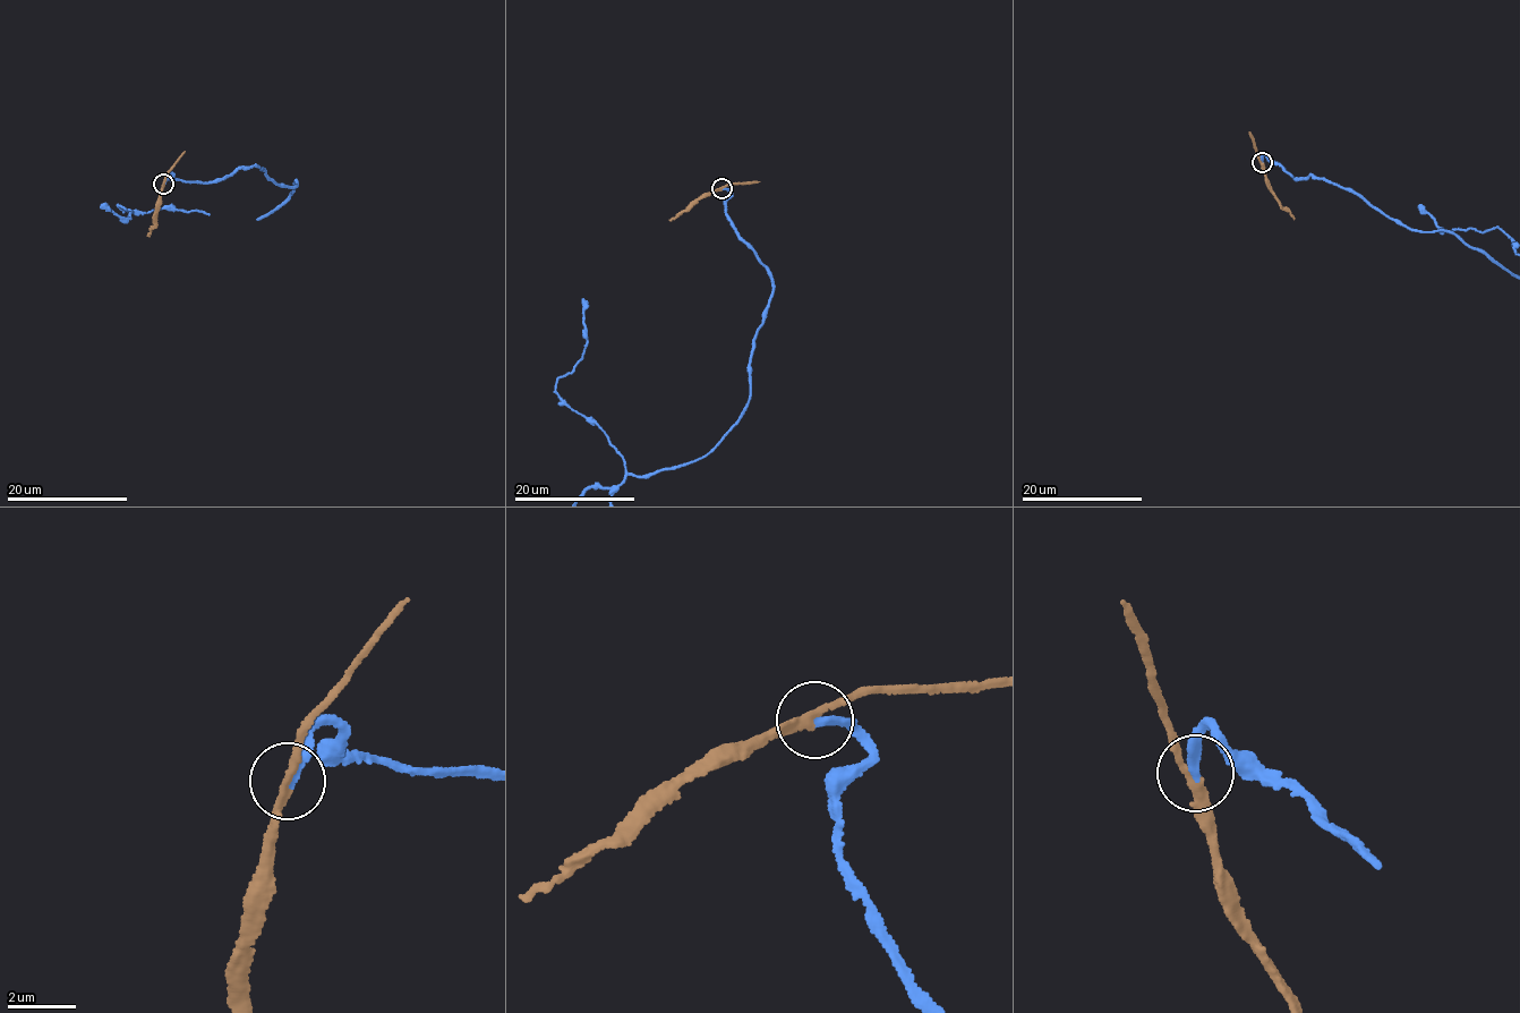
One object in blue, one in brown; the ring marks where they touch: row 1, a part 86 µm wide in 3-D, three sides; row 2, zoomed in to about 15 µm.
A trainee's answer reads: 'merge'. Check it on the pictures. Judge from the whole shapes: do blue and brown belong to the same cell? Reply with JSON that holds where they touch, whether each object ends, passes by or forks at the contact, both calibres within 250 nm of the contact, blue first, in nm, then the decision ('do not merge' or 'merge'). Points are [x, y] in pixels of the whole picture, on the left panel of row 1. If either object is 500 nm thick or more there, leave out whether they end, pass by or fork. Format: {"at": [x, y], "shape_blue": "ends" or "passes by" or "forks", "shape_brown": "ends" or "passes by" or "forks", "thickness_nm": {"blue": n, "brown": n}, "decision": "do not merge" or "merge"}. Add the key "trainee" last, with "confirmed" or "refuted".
{"at": [163, 184], "shape_blue": "ends", "shape_brown": "passes by", "thickness_nm": {"blue": 280, "brown": 220}, "decision": "merge", "trainee": "confirmed"}

